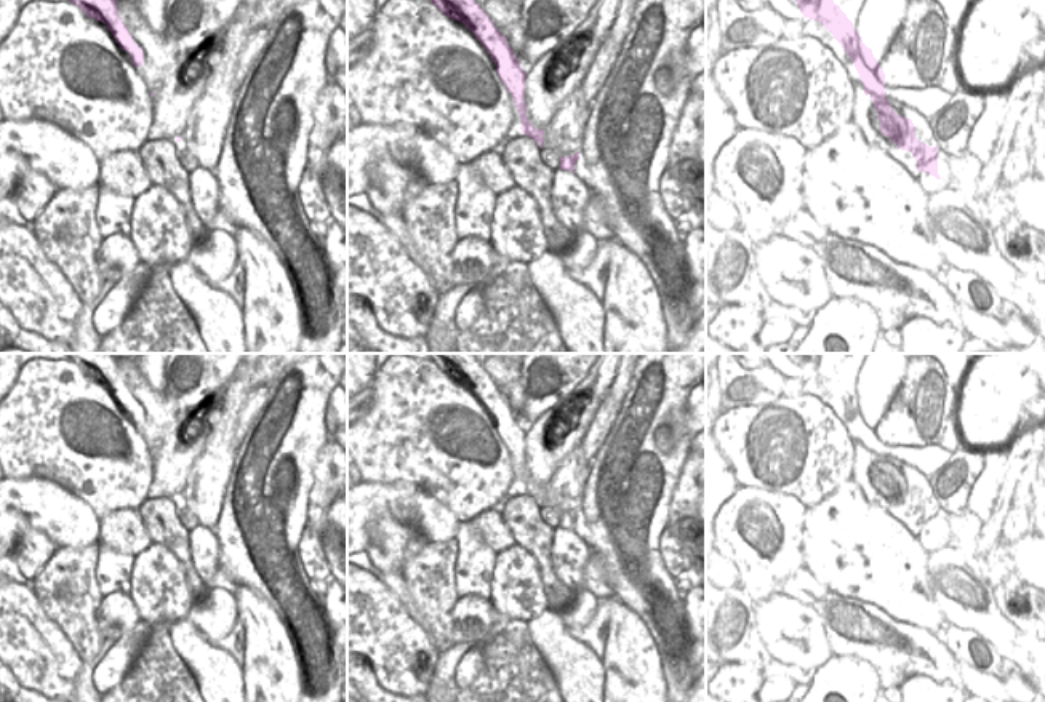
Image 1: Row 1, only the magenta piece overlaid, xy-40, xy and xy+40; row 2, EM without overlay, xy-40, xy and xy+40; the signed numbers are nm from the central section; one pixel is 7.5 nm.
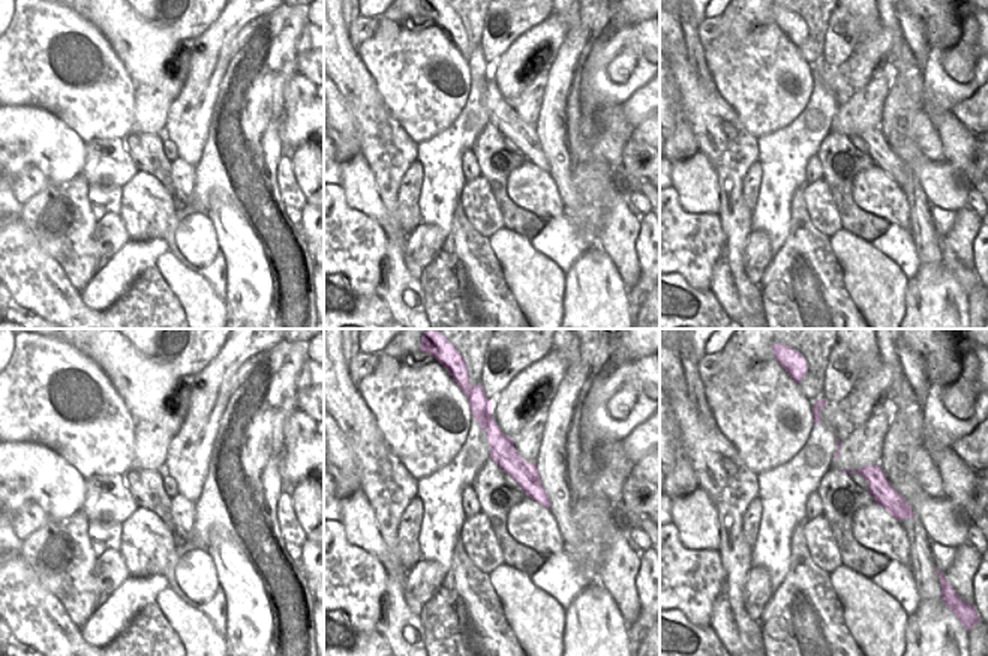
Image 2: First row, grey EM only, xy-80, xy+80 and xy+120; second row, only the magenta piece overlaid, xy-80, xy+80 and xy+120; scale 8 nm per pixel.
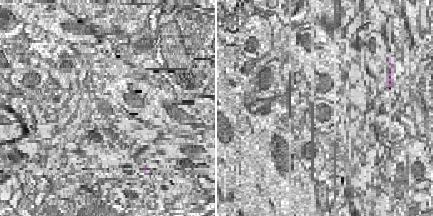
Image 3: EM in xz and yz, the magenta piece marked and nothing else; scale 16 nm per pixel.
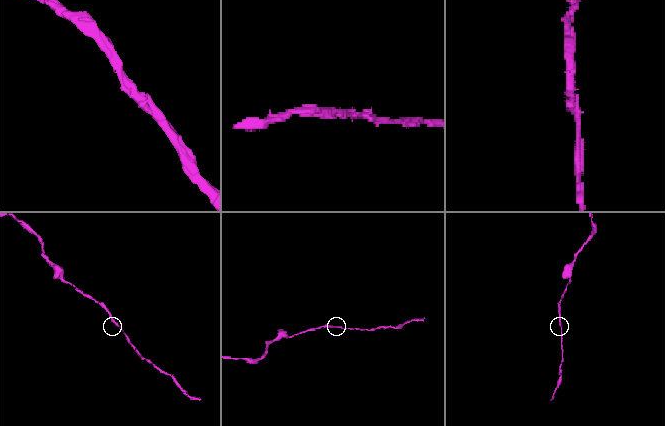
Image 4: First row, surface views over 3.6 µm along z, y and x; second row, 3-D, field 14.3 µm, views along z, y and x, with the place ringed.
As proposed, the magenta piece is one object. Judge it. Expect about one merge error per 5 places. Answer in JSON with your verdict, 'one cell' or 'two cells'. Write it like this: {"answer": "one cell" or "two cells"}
{"answer": "one cell"}

